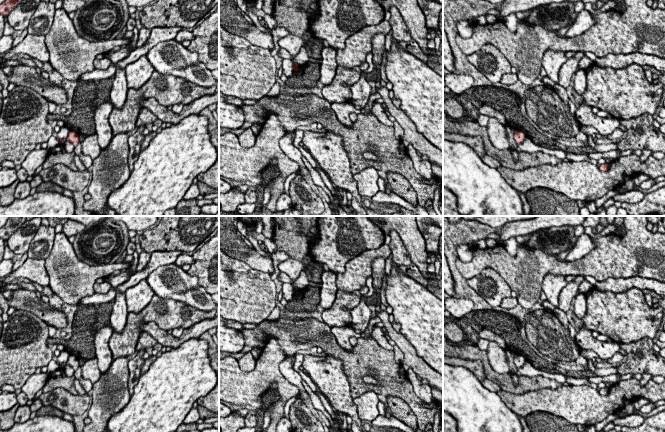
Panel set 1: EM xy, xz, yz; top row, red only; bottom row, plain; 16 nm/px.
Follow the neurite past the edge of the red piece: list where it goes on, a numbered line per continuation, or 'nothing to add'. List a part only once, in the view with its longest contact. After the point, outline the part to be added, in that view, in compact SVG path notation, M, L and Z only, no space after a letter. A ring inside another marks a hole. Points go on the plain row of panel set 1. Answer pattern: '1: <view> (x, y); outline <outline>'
nothing to add

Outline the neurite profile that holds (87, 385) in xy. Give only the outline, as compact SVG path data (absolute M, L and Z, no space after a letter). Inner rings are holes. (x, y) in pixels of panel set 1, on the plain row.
M79 367L75 372L74 372L75 378L77 378L80 382L80 385L82 388L85 390L86 393L88 393L90 390L92 390L93 384L90 380L84 379L82 377L81 373L81 367Z

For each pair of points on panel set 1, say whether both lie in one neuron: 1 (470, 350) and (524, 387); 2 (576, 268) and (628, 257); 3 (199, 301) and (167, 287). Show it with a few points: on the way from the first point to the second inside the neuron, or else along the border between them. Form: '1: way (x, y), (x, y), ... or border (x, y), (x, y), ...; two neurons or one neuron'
1: way (484, 361), (487, 368), (510, 387); one neuron
2: way (589, 265), (602, 263), (615, 257); one neuron
3: way (191, 293), (183, 287), (175, 287); one neuron

